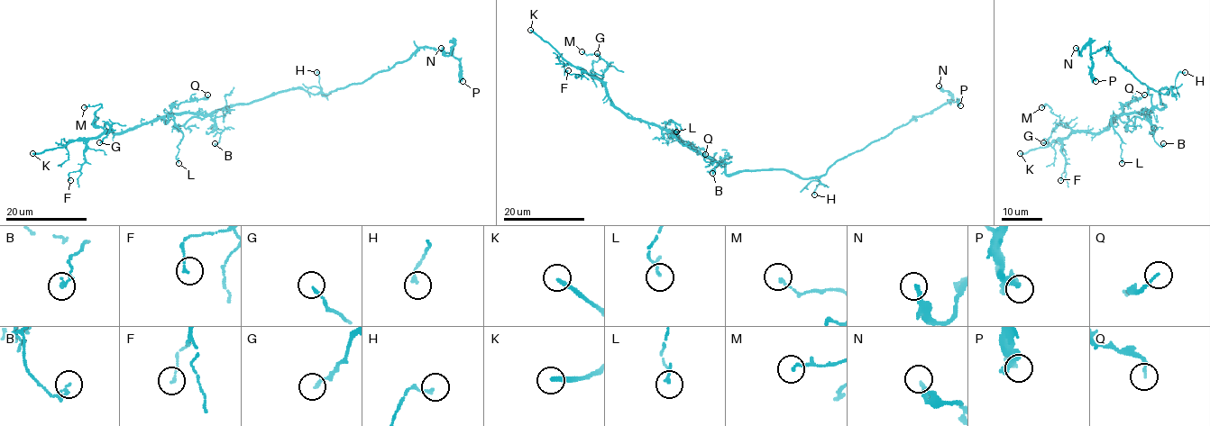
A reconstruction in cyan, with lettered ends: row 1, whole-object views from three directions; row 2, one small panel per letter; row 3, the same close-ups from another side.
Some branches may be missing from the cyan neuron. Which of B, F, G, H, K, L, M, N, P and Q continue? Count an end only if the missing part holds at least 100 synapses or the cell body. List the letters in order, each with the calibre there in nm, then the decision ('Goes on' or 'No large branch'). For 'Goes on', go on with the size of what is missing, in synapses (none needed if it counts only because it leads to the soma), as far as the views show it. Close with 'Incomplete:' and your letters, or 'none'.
B: Thickness 100 nm. No large branch
F: Thickness 130 nm. No large branch
G: Thickness 170 nm. No large branch
H: Thickness 140 nm. No large branch
K: Thickness 220 nm. Goes on
L: Thickness 130 nm. No large branch
M: Thickness 120 nm. No large branch
N: Thickness 170 nm. No large branch
P: Thickness 240 nm. No large branch
Q: Thickness 120 nm. No large branch
Incomplete: K

